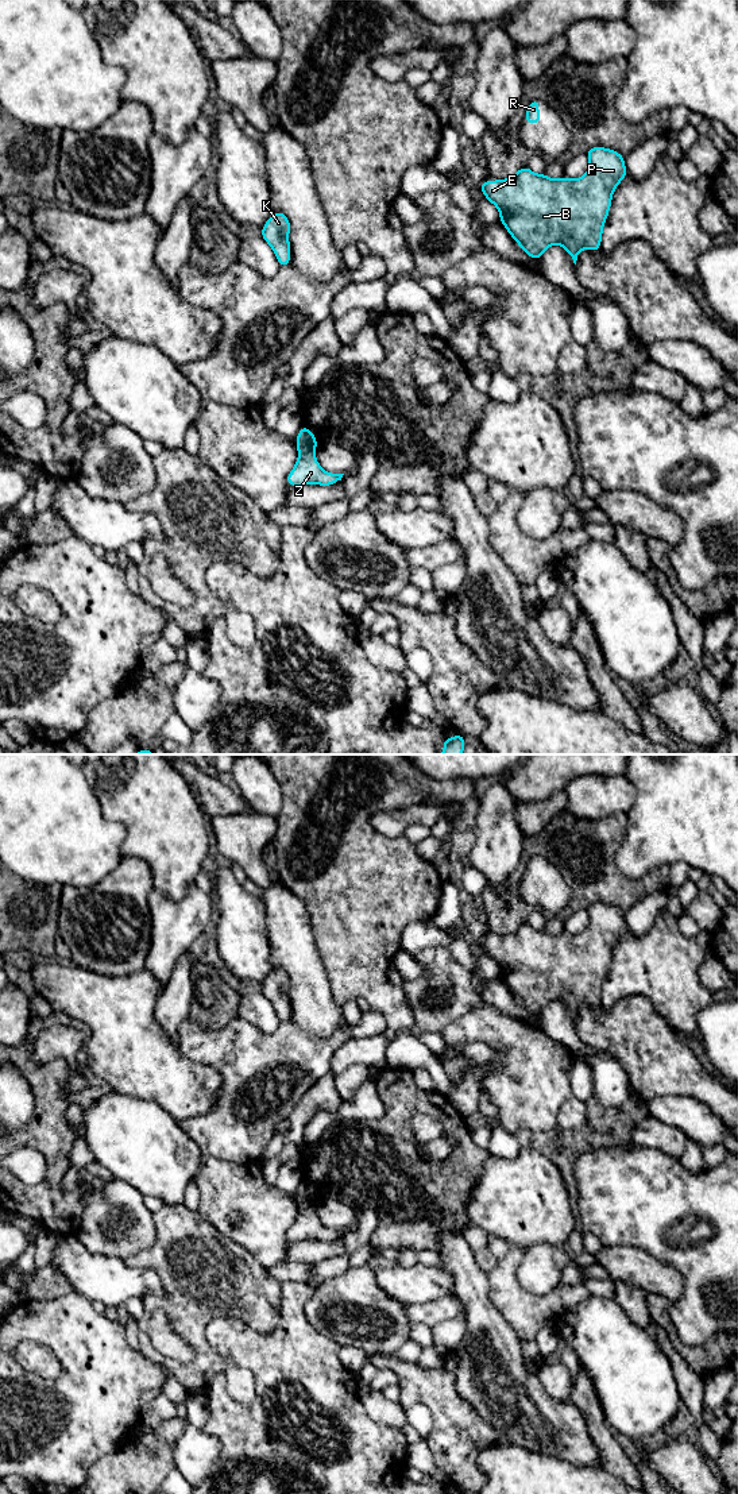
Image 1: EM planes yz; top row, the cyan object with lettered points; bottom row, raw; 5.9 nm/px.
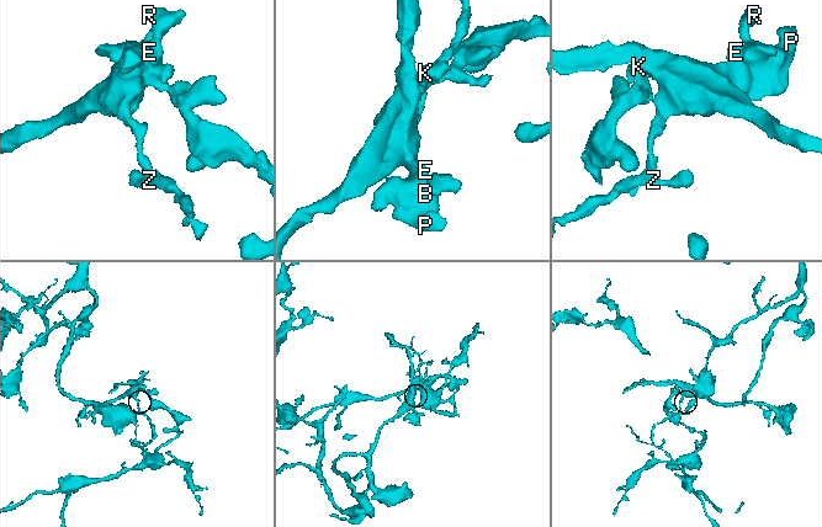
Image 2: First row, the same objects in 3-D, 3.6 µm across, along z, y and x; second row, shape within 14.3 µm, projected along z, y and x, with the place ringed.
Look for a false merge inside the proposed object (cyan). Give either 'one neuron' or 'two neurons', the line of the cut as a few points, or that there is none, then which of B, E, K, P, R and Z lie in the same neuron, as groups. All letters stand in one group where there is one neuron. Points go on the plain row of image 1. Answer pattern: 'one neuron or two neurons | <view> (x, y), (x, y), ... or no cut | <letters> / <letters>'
two neurons | yz (297, 1201), (312, 1207) | B E K P R / Z

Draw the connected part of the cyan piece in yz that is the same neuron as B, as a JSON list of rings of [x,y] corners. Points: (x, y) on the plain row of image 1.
[[[592,903],[586,910],[590,923],[581,934],[552,935],[546,930],[536,930],[525,922],[513,934],[480,939],[479,943],[484,953],[499,965],[499,977],[530,1014],[538,1016],[548,1003],[560,1000],[576,1020],[583,1004],[591,1007],[602,1004],[602,988],[613,949],[627,931],[627,926],[625,912],[614,906]]]

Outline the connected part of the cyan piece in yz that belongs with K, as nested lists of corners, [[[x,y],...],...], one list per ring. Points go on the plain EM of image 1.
[[[275,968],[263,981],[262,993],[273,1004],[281,1023],[290,1022],[290,977],[283,968]]]

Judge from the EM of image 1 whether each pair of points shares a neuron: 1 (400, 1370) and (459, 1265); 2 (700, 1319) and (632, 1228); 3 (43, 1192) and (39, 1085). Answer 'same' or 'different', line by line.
1: different
2: same
3: same

